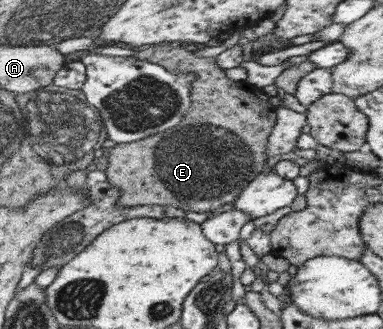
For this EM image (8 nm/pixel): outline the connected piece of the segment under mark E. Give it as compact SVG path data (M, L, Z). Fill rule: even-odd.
M150 45L147 50L138 50L135 52L133 57L138 59L146 59L149 62L157 63L160 66L165 66L167 70L173 73L181 74L196 74L196 82L192 86L192 106L190 110L186 112L186 117L182 120L181 125L174 126L173 129L166 130L164 132L155 134L153 137L144 138L144 140L128 143L128 144L116 144L109 150L108 166L105 170L107 174L108 182L111 186L114 186L117 190L122 192L121 200L119 205L124 206L148 206L148 205L160 205L160 206L178 206L178 208L184 208L188 212L208 212L216 210L224 206L224 204L232 204L238 200L240 193L242 193L258 176L260 173L265 172L266 158L268 157L268 141L272 136L272 131L277 124L277 110L280 108L280 99L278 96L269 96L264 94L260 88L254 88L251 85L250 88L244 88L244 82L234 82L232 78L226 76L226 70L220 68L220 64L215 62L215 58L200 58L196 56L194 52L186 50L183 47L172 47L172 46L158 46Z

